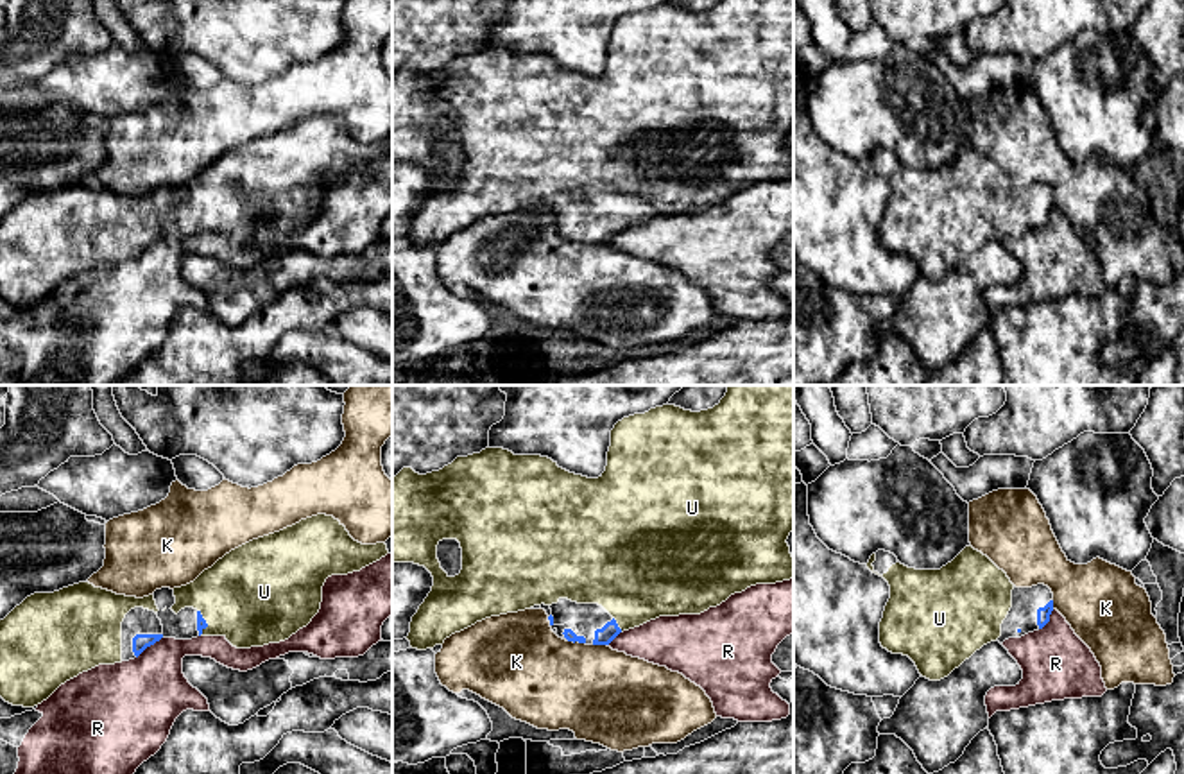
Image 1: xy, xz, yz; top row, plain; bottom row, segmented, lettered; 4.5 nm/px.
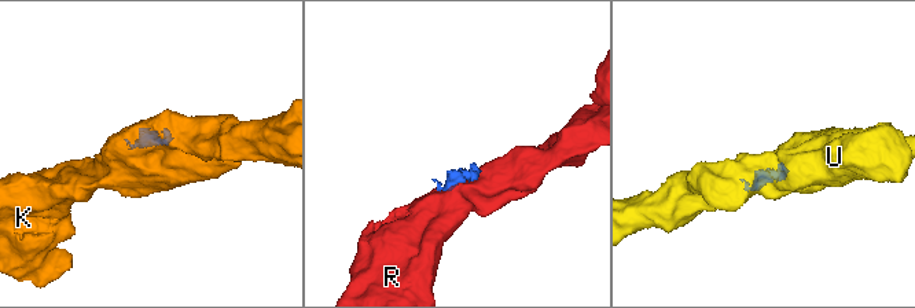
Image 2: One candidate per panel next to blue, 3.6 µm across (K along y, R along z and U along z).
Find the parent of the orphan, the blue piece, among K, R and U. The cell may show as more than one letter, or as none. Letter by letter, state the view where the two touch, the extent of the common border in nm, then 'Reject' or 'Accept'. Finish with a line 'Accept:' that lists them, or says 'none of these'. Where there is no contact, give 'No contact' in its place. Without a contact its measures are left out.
K: Touches blue in xz. Shared border 80 nm. Reject
R: Touches blue in xy. Shared border 160 nm. Reject
U: Touches blue in xz. Shared border 80 nm. Accept
Accept: U

